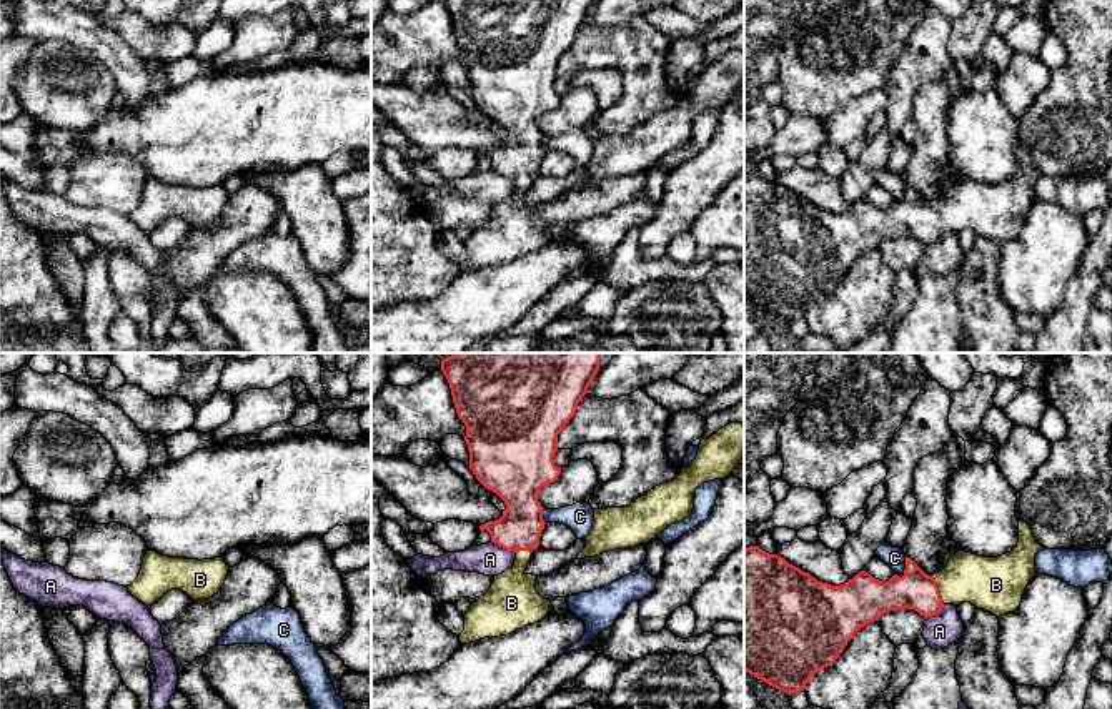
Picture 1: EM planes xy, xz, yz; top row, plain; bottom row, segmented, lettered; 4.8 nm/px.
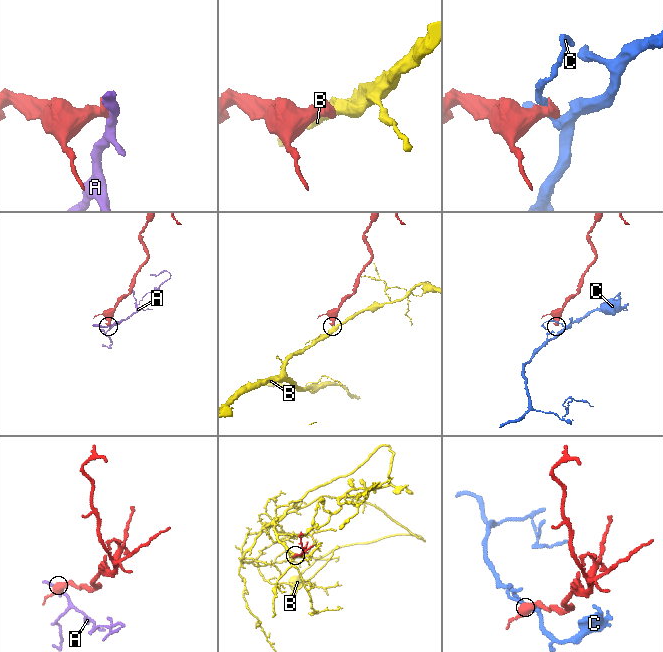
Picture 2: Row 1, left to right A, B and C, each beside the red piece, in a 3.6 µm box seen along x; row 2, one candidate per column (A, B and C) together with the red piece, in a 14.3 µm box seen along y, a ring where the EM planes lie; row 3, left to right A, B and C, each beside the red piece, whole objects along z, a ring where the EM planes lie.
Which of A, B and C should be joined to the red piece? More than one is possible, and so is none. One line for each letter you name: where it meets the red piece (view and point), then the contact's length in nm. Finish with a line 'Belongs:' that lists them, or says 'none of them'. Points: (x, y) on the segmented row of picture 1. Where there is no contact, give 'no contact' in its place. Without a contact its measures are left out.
B: yz (938, 590) | 150 nm
Belongs: B

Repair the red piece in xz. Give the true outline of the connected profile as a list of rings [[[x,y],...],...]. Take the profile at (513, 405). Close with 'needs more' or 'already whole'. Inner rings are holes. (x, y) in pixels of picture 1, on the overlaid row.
[[[454,353],[441,359],[441,371],[446,376],[458,418],[466,426],[464,441],[469,451],[469,469],[489,491],[496,493],[506,504],[503,516],[479,526],[491,536],[491,543],[516,554],[514,564],[494,576],[488,592],[469,606],[464,614],[464,631],[458,636],[461,644],[484,637],[508,636],[524,626],[541,621],[549,611],[549,599],[536,591],[538,576],[526,574],[533,553],[539,546],[544,529],[543,506],[538,493],[543,486],[554,483],[561,468],[554,464],[558,434],[574,416],[581,398],[588,393],[603,353]]]; needs more

